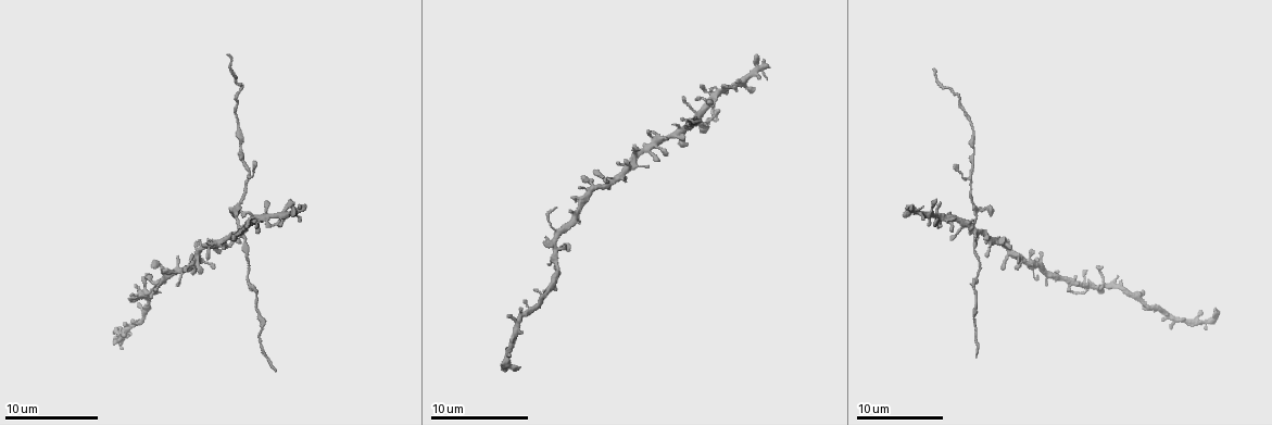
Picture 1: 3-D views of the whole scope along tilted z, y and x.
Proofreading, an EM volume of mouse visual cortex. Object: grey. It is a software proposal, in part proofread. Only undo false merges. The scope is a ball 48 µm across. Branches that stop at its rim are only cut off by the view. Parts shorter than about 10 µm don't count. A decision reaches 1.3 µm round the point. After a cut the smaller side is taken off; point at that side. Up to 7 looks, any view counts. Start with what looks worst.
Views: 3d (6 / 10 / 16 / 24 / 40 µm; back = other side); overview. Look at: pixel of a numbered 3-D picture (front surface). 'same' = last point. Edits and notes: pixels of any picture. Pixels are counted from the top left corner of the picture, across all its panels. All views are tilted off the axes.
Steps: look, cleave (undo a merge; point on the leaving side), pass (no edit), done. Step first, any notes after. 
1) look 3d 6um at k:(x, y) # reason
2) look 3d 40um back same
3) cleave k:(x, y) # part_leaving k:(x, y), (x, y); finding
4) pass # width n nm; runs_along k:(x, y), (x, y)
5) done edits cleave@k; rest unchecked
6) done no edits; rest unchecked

look 3d 16um at 1:(238, 226)

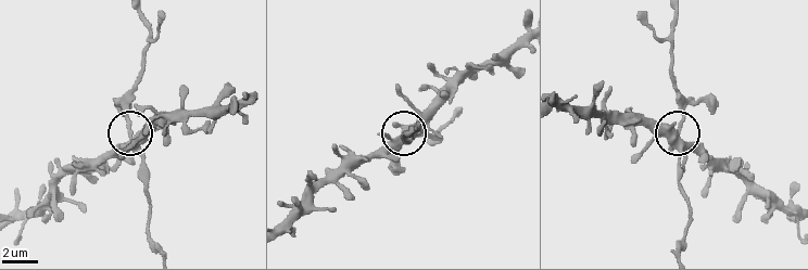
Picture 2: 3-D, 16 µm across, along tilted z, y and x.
cleave 2:(143, 170) # part_leaving 2:(679, 145), (681, 113), (674, 81), (672, 15); two cells meet here

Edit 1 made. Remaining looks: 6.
look overview

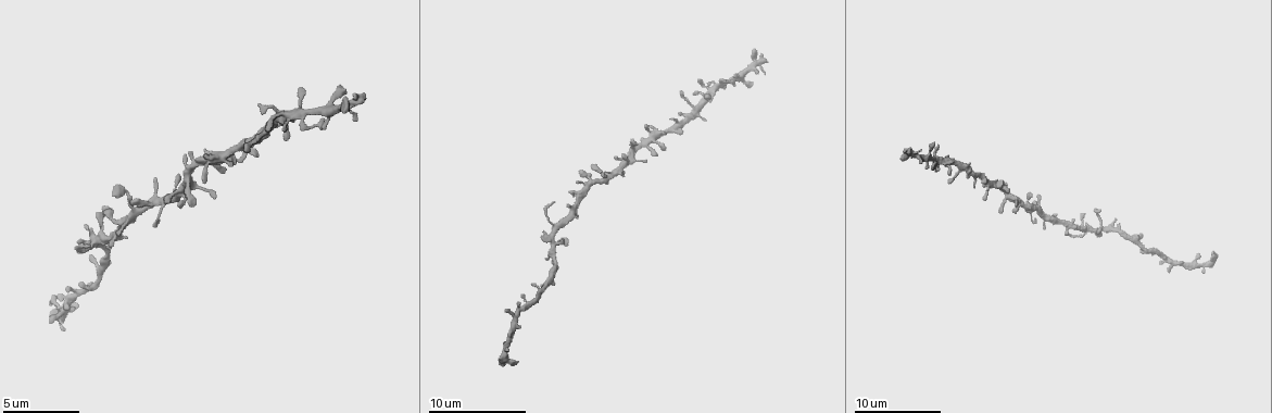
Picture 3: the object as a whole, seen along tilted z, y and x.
look 3d 10um at 3:(552, 259) # two arms in line, one across

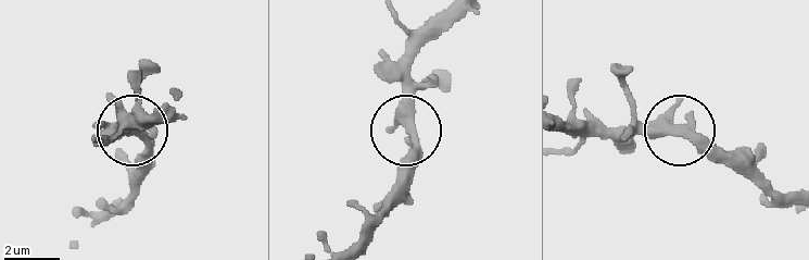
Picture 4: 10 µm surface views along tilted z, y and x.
pass # arms 3; runs_along 4:(447, 15), (412, 64), (405, 134), (415, 153), (413, 178); one cell here

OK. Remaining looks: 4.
look 3d 10um at 3:(628, 156) # four or more arms meet

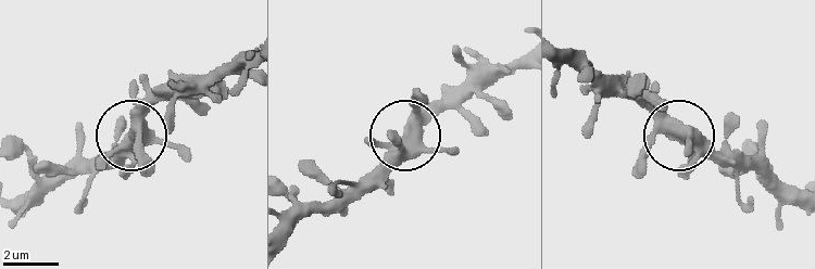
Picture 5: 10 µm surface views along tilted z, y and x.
pass # side_arm 19 um; runs_along 5:(414, 132), (409, 137), (461, 95); all the same cell

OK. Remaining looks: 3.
done edits cleave@2; rest unchecked

